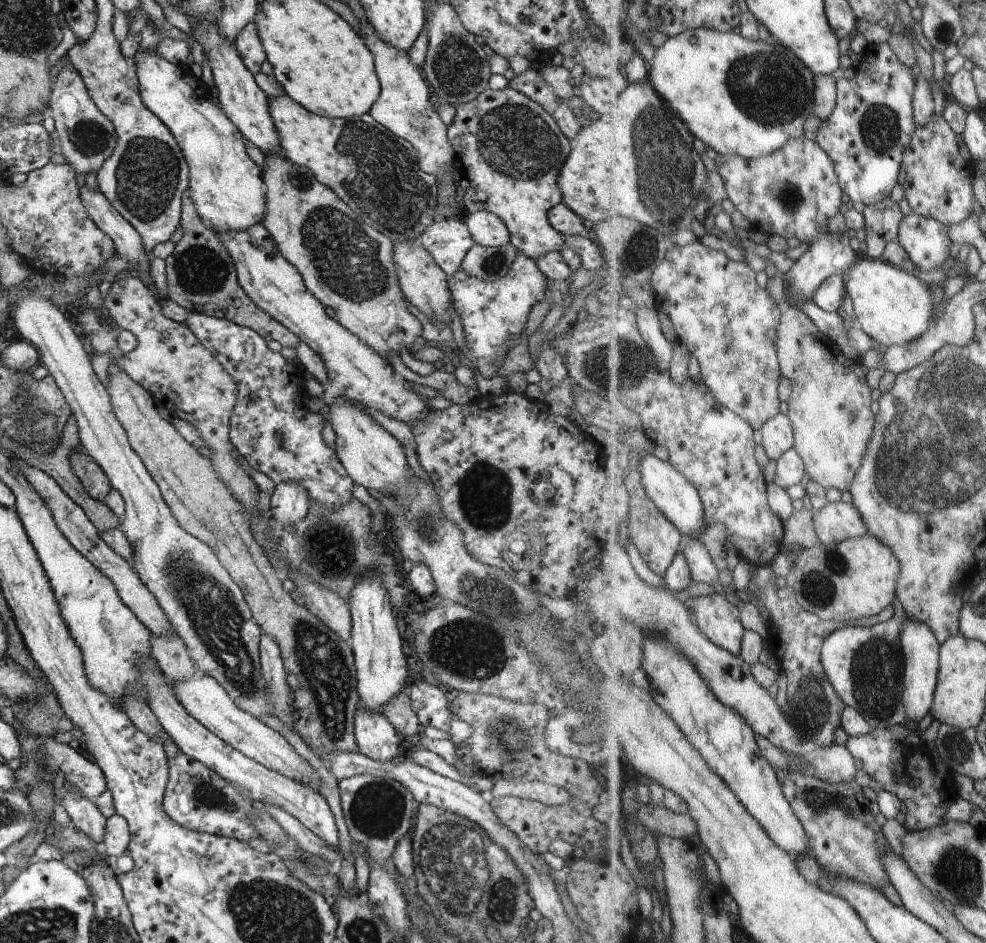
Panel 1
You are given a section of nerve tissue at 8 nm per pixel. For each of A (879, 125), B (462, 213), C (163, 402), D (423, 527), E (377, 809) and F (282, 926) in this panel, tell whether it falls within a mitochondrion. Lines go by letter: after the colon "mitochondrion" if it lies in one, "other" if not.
A: mitochondrion
B: other
C: other
D: mitochondrion
E: mitochondrion
F: mitochondrion

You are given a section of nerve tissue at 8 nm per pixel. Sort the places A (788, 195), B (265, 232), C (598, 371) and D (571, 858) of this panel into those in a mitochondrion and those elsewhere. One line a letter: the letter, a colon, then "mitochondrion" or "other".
A: mitochondrion
B: other
C: mitochondrion
D: other

